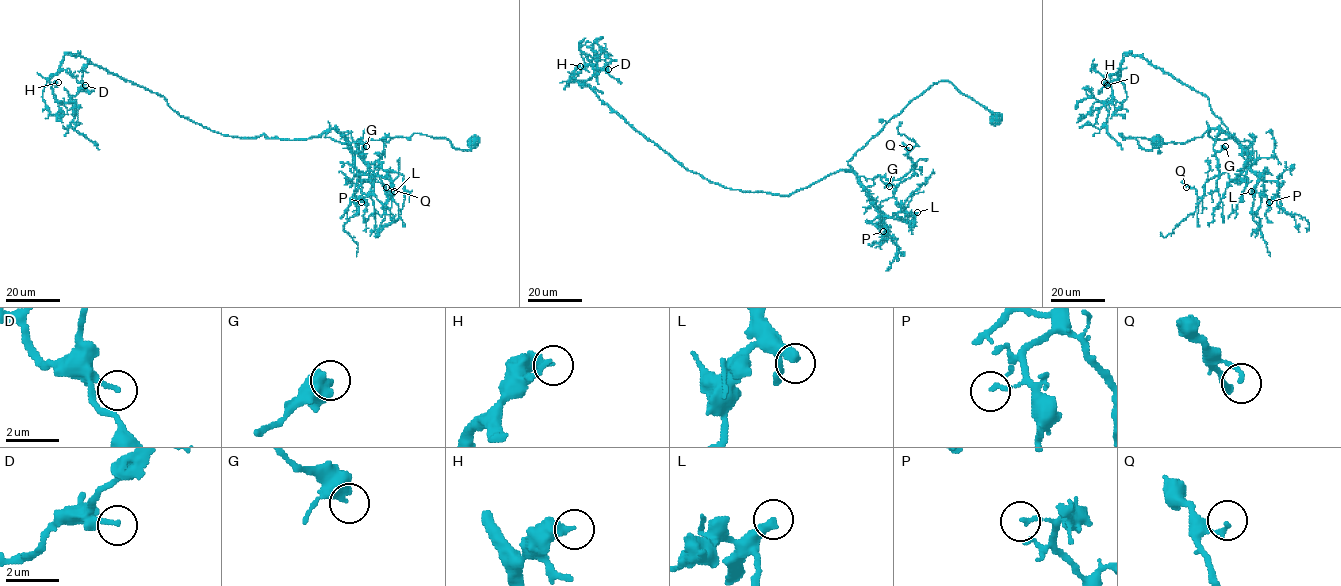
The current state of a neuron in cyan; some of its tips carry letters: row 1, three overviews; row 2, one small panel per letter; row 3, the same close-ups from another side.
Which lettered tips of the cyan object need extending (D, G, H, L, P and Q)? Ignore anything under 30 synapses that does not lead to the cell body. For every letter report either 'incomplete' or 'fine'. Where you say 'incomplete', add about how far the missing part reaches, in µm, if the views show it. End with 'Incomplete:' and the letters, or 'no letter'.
D: fine
G: fine
H: fine
L: incomplete; missing 60 µm
P: fine
Q: fine
Incomplete: L

